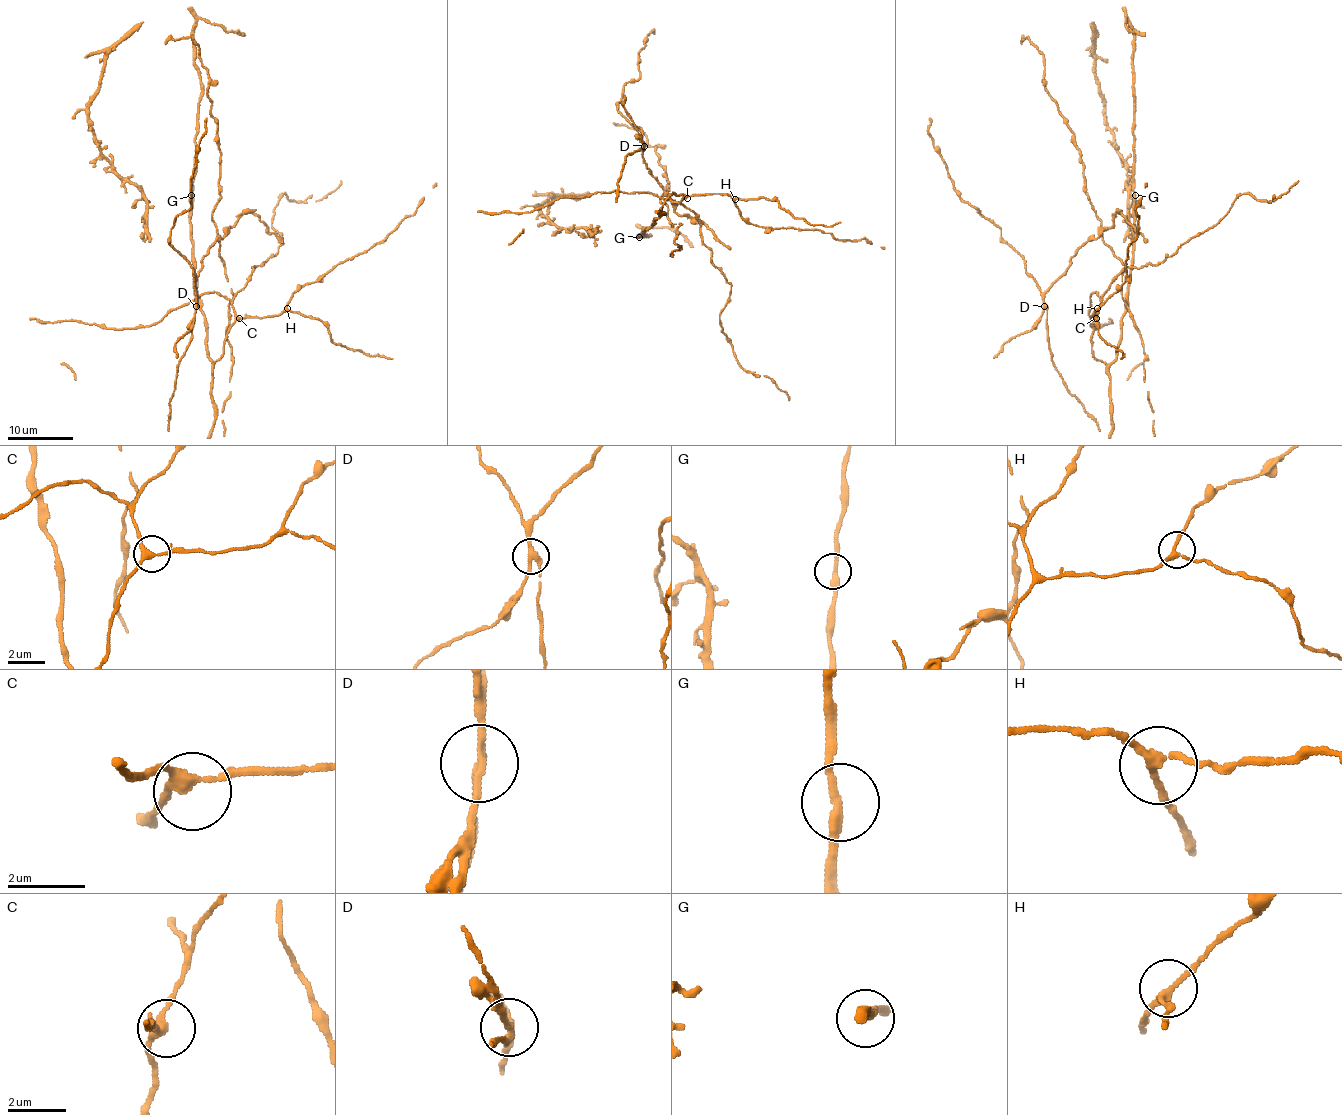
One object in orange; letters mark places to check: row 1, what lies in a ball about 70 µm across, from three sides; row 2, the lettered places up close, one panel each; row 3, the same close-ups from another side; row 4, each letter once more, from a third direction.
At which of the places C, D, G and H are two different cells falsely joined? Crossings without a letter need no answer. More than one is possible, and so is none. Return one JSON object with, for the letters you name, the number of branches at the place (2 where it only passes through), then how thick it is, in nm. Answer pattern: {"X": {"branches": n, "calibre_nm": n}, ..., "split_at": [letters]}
{"D": {"branches": 3, "calibre_nm": 180}, "split_at": ["D"]}

